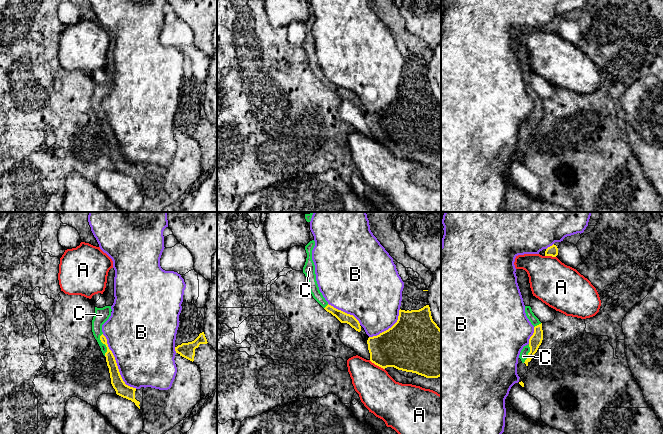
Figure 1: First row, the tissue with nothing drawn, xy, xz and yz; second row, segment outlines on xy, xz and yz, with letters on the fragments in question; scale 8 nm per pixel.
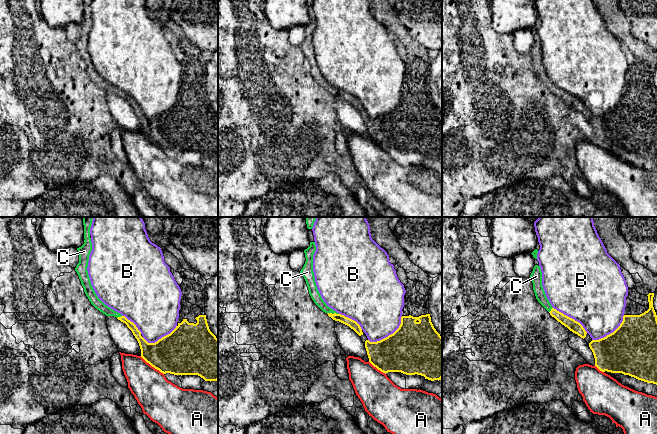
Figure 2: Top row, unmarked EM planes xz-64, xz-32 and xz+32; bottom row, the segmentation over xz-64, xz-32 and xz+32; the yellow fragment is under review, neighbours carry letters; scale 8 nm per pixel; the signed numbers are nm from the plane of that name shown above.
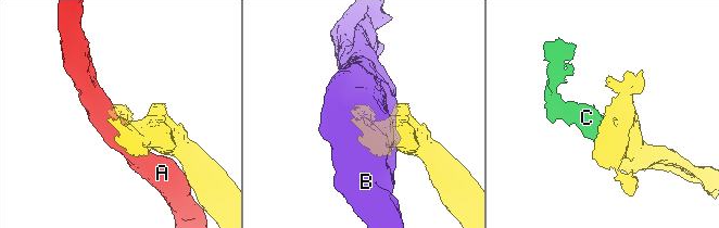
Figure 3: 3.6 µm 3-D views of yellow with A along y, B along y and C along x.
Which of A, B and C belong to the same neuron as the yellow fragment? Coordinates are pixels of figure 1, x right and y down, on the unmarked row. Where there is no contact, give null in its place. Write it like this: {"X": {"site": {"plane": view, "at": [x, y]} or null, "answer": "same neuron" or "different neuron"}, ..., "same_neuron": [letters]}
{"A": {"site": {"plane": "xz", "at": [377, 141]}, "answer": "different neuron"}, "B": {"site": {"plane": "xy", "at": [116, 140]}, "answer": "different neuron"}, "C": {"site": {"plane": "xy", "at": [104, 119]}, "answer": "same neuron"}, "same_neuron": ["C"]}

